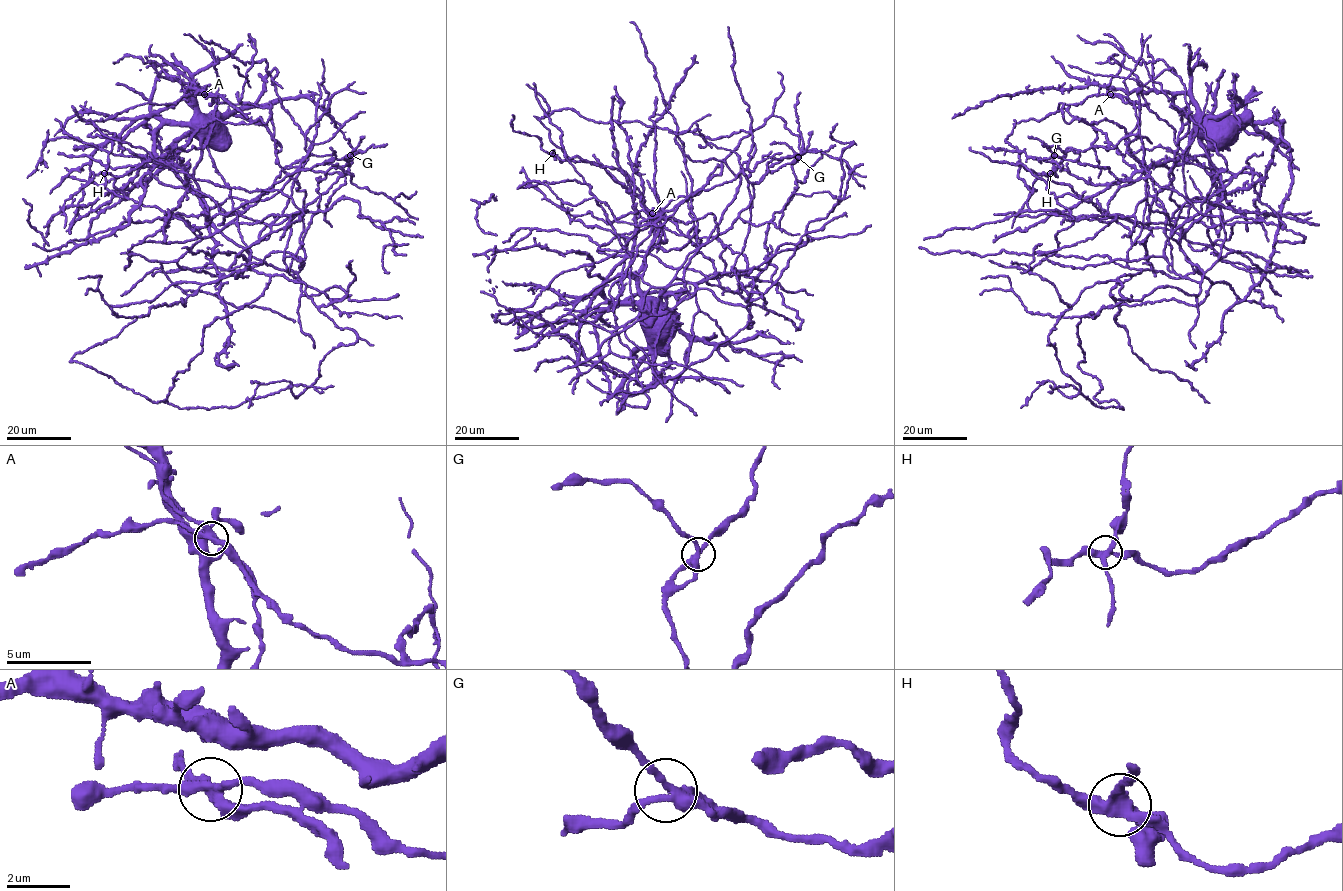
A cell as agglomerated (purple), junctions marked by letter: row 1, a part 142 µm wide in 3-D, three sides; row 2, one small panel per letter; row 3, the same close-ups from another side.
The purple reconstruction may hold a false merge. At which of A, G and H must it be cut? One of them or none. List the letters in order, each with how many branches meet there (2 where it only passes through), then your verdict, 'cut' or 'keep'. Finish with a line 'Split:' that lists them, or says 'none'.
A: 4 branches meet; keep
G: 4 branches meet; keep
H: 4 branches meet; cut
Split: H

